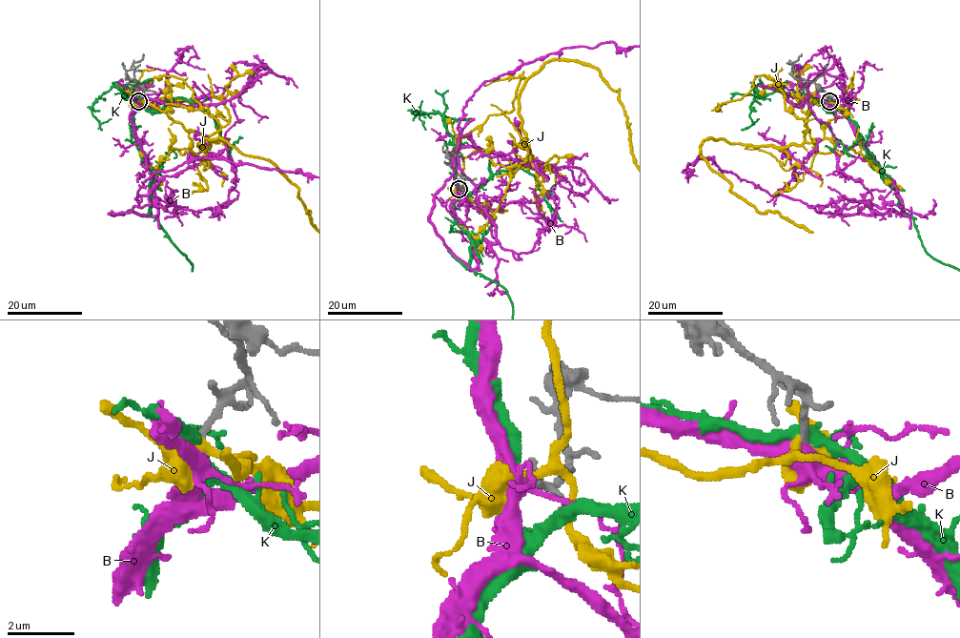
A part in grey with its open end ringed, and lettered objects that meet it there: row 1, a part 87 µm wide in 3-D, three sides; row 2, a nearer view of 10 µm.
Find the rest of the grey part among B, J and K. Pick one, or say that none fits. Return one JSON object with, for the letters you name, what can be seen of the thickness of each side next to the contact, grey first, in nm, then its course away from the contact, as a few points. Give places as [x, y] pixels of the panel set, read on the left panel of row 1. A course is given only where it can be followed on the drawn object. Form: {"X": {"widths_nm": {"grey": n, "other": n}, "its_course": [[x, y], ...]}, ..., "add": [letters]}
{"B": {"widths_nm": {"grey": 200, "other": 320}, "its_course": [[138, 100], [133, 134], [158, 214], [109, 214], [138, 205], [137, 192], [156, 172], [204, 158]]}, "add": ["B"]}

